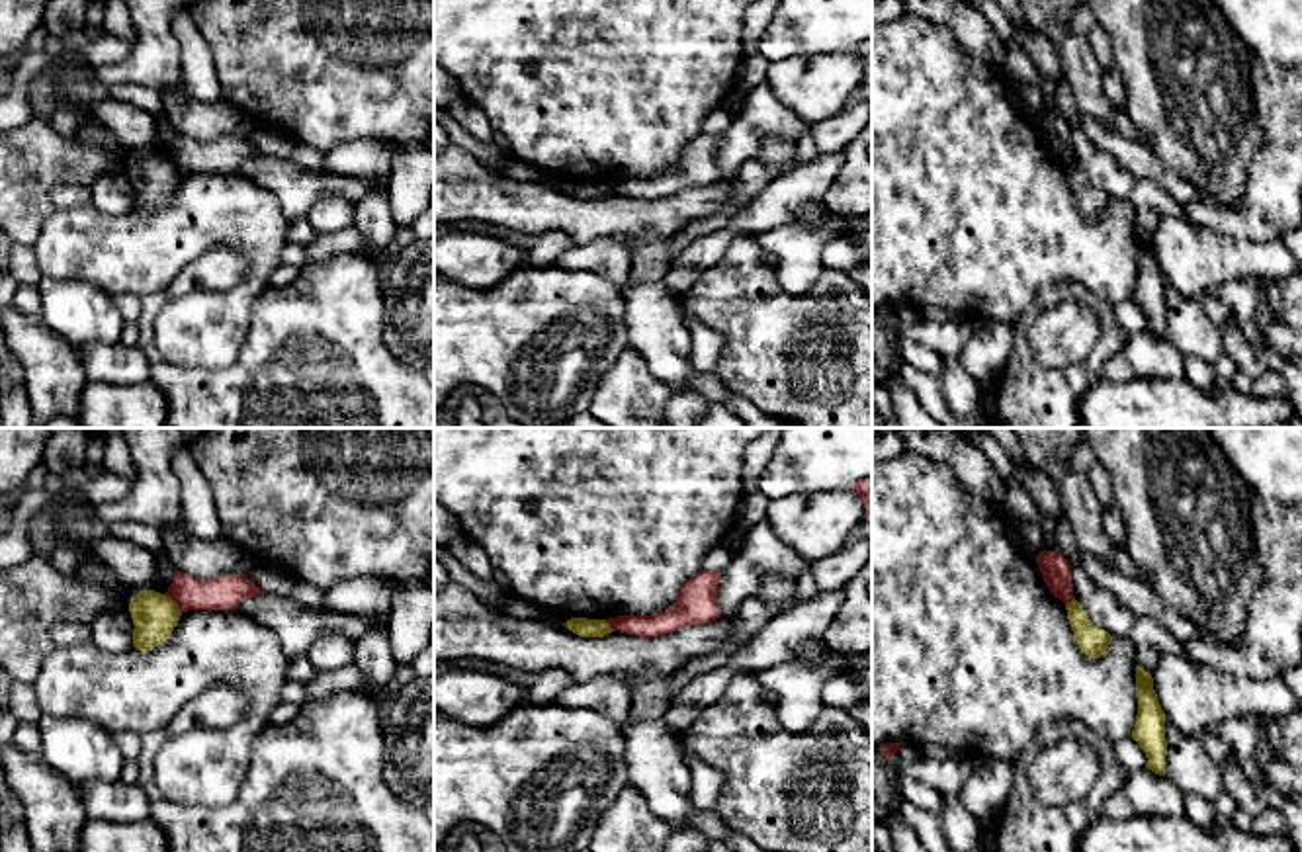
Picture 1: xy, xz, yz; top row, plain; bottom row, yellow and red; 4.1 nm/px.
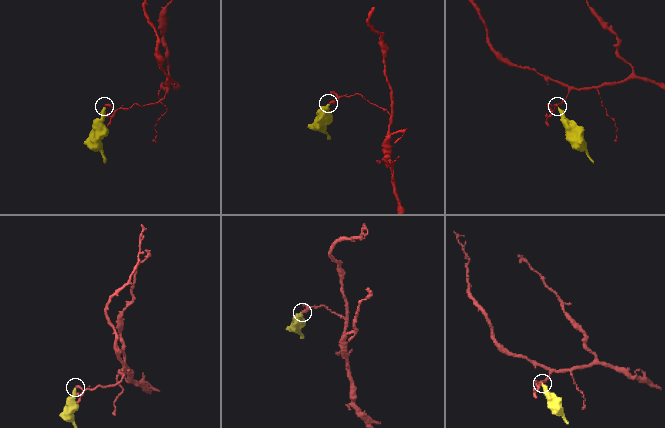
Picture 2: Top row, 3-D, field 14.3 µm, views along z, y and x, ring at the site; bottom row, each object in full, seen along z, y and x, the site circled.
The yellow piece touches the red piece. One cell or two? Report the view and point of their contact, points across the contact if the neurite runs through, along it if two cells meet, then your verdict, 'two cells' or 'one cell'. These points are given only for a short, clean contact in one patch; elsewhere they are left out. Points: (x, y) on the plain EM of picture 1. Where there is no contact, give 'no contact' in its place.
contact xy (174, 165); border xy (165, 157), (182, 172); two cells

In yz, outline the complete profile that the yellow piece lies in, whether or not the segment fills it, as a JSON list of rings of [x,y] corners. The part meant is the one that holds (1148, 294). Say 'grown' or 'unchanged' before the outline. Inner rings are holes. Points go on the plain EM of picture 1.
unchanged | [[[1136,229],[1136,256],[1138,256],[1138,277],[1132,291],[1132,301],[1146,315],[1146,330],[1165,338],[1165,276],[1159,268],[1157,256],[1153,252],[1153,240],[1144,231]]]

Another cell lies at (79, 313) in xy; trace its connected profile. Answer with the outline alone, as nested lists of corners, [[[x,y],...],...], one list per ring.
[[[45,276],[37,287],[43,324],[72,348],[119,342],[125,320],[111,295],[86,281]]]

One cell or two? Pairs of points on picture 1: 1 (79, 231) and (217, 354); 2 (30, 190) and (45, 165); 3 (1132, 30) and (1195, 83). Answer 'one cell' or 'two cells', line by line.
1: one cell
2: one cell
3: one cell

